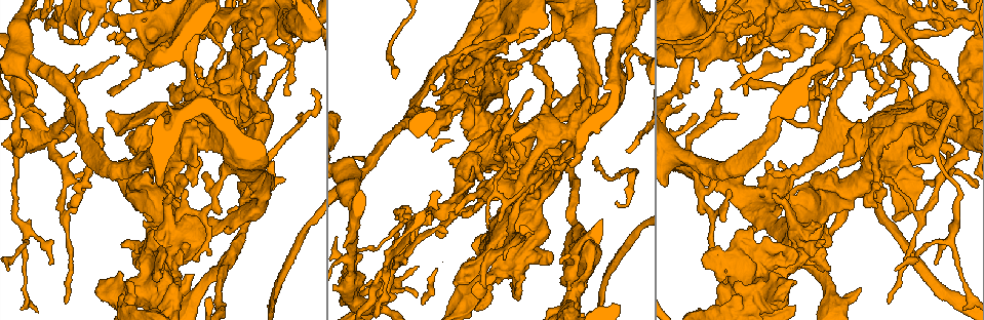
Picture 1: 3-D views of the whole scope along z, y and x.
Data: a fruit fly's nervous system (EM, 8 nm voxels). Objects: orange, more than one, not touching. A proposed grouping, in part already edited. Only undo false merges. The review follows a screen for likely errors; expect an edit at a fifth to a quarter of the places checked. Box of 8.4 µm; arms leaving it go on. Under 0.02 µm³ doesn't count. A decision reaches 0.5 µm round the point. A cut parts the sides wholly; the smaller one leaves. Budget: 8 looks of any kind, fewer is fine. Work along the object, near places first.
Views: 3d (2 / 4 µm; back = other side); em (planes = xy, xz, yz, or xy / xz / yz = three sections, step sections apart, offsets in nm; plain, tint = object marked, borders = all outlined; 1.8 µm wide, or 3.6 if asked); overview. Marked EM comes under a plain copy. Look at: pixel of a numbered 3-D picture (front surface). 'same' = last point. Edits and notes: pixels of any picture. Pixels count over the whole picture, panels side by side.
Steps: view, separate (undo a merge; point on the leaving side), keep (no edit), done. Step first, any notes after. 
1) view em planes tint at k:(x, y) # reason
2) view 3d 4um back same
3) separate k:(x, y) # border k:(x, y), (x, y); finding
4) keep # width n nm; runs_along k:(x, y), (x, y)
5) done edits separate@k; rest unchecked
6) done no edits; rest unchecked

view em 3.6um xz step 4 tint at 1:(23, 61) # a fork

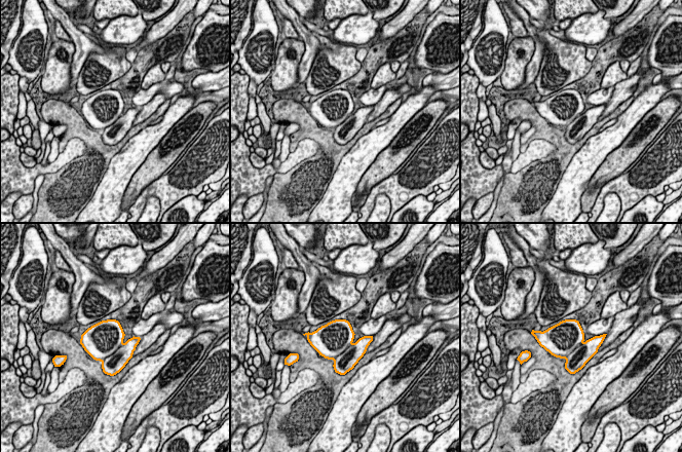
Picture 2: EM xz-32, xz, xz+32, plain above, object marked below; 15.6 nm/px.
view em 3.6um planes tint same

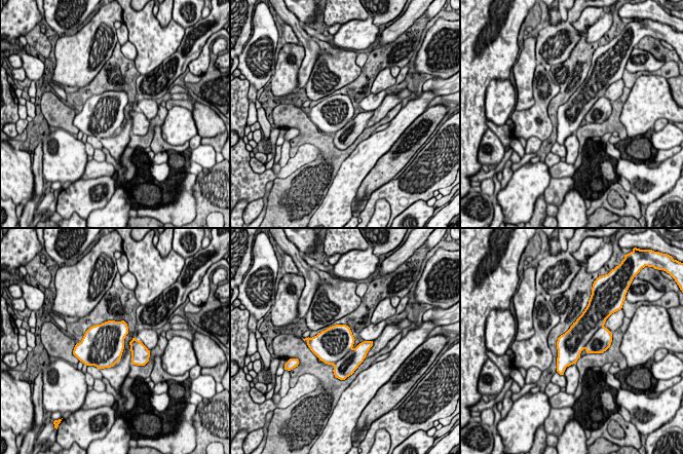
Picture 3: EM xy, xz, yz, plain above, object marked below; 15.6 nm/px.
separate 3:(590, 322) # border 3:(603, 326), (593, 335), (583, 348); a second neuron is stuck on

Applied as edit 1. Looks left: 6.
view overview

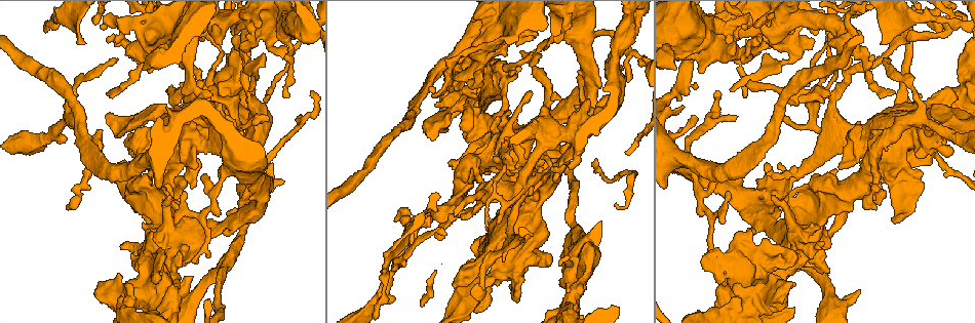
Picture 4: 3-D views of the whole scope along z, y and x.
view em yz step 16 tint at 4:(755, 295) # branch point

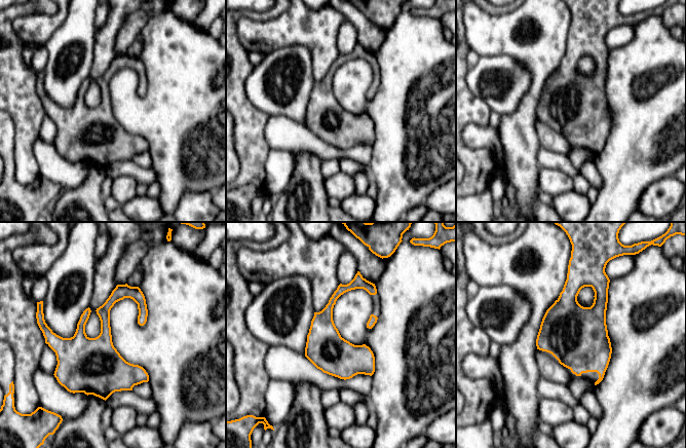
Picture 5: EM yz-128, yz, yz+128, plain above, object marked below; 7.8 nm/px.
view em xy step 8 tint same

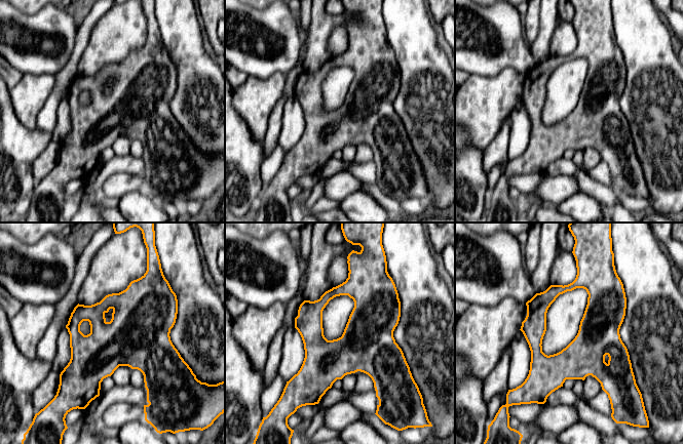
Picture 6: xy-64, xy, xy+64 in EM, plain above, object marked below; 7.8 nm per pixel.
keep # width 240 nm; one neuron here

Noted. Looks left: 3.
view 3d 2um back at 4:(248, 174) # thin arm on a thick one

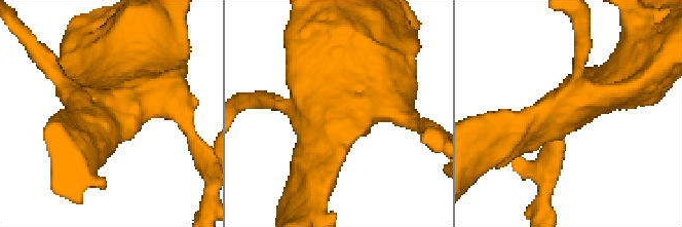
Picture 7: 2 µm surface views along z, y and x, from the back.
view em planes tint at 7:(565, 115)

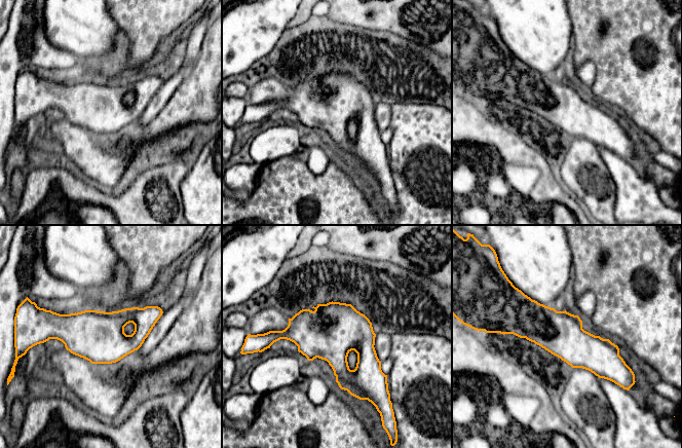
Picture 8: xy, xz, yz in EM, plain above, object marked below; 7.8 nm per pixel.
keep # runs_along 8:(506, 329), (551, 329), (622, 366); all the same neuron

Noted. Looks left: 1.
done edits separate@3; rest unchecked

